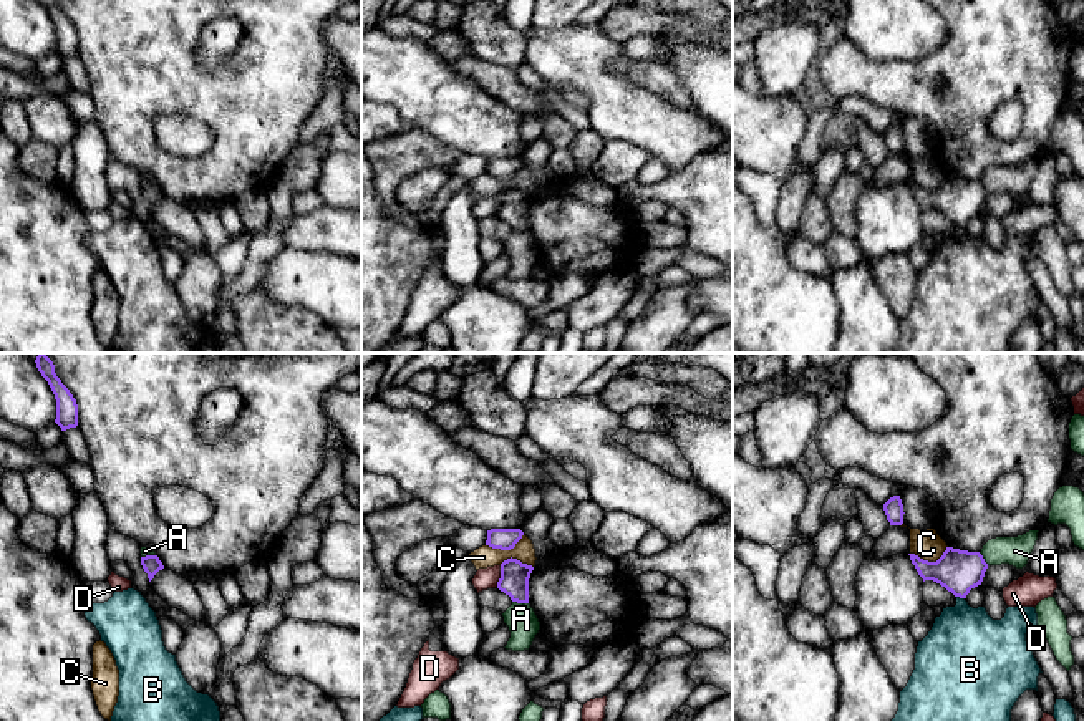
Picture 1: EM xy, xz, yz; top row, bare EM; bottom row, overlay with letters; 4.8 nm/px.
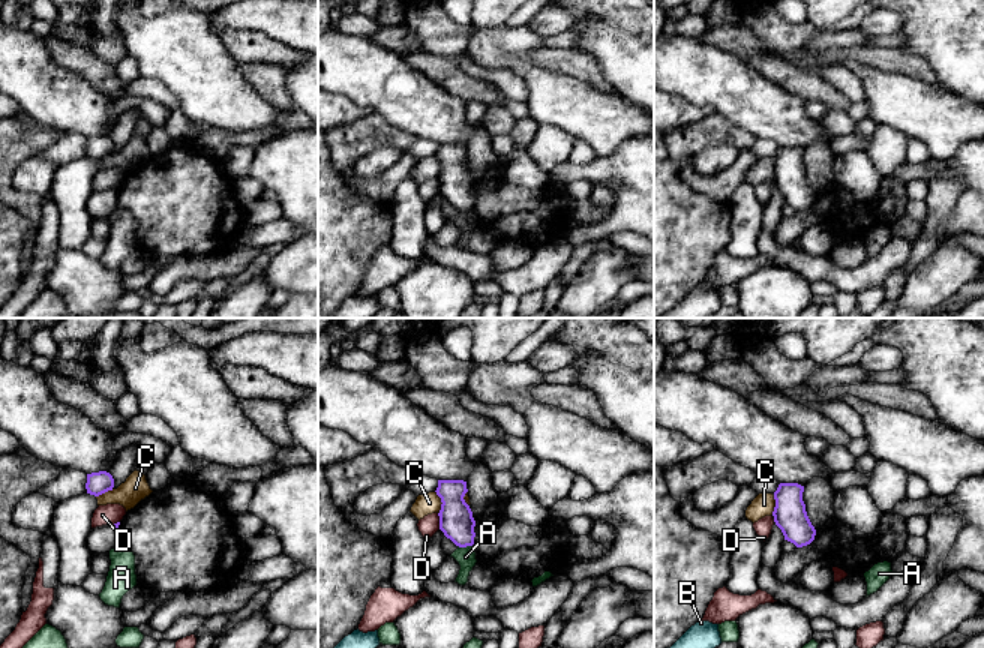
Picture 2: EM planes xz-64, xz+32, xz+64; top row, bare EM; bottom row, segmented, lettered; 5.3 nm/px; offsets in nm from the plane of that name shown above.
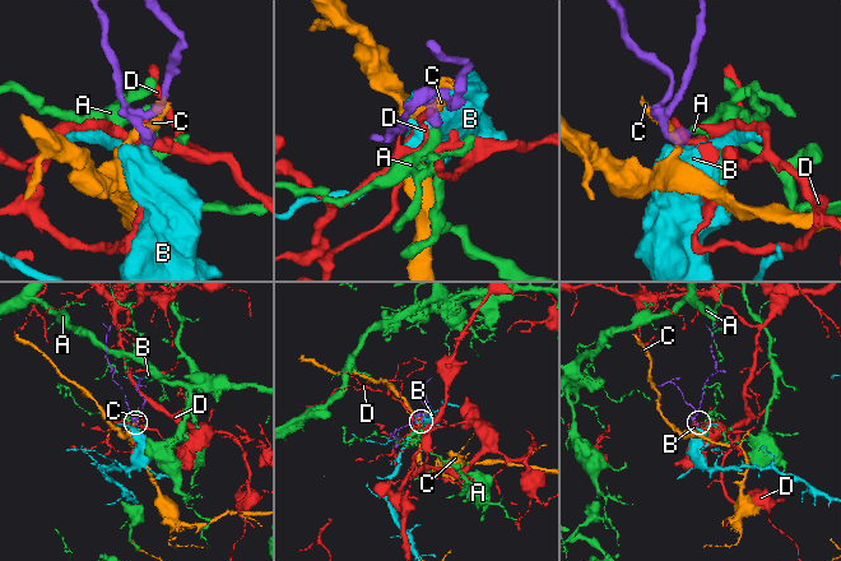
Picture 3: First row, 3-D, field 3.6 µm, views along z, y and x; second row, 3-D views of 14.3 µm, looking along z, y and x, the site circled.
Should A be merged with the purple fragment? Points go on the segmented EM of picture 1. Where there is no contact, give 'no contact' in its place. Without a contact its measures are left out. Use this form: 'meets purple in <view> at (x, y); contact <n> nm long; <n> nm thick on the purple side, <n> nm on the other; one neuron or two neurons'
meets purple in xz at (521, 602); contact 80 nm long; 140 nm thick on the purple side, 150 nm on the other; two neurons

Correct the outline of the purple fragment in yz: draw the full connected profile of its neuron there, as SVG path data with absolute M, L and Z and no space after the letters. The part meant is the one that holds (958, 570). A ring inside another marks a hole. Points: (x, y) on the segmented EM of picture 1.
M946 547L936 562L908 555L923 582L945 587L956 597L956 605L943 608L928 635L918 641L915 670L900 691L892 721L1011 721L1014 703L1026 690L1038 691L1043 673L1026 641L1026 633L1038 628L1036 608L1008 607L1001 620L993 620L985 607L970 607L965 598L981 585L988 569L980 552Z

